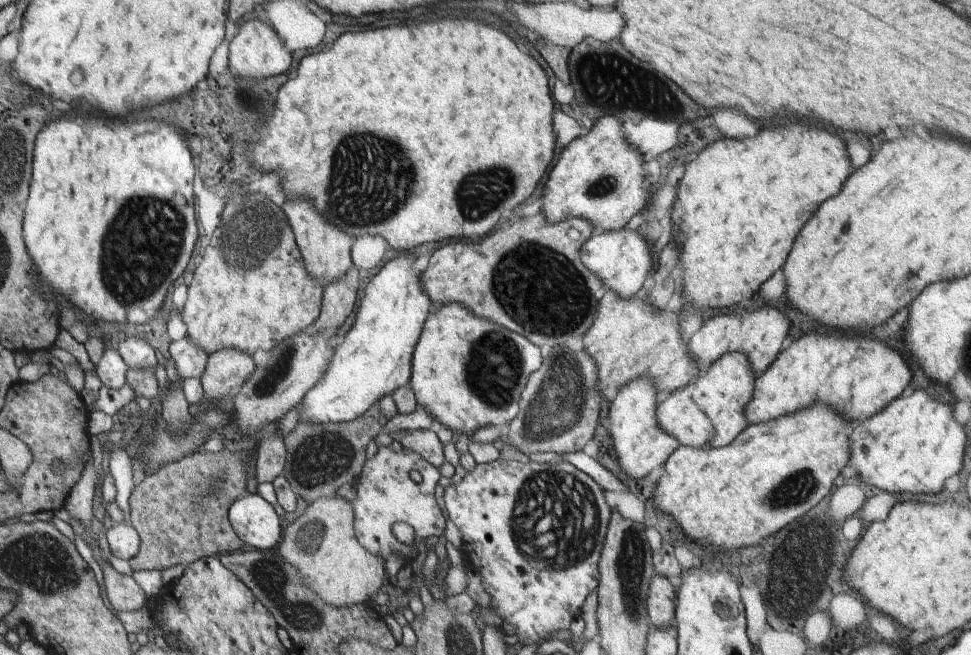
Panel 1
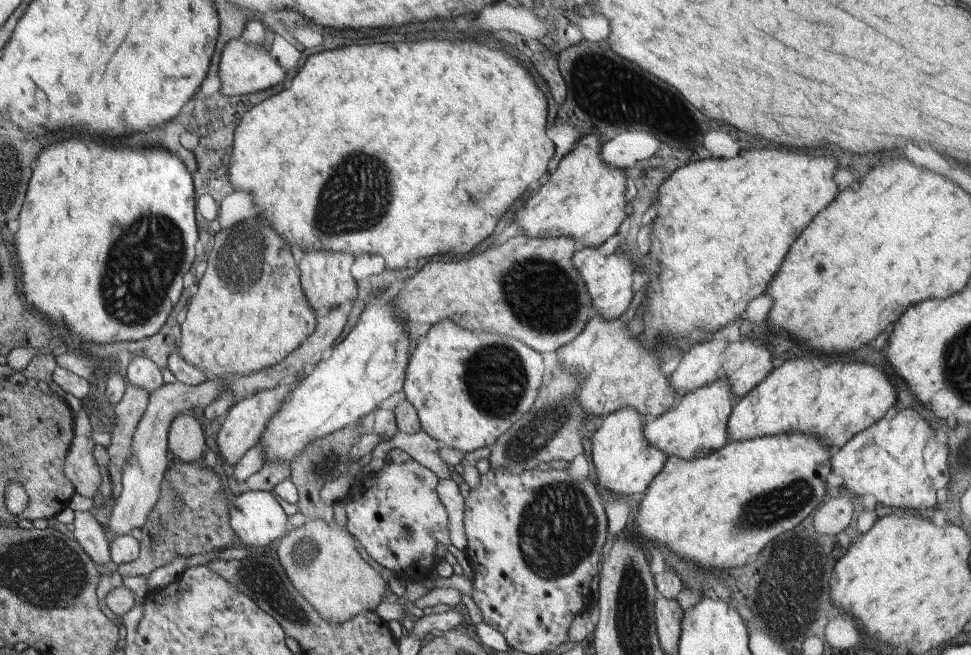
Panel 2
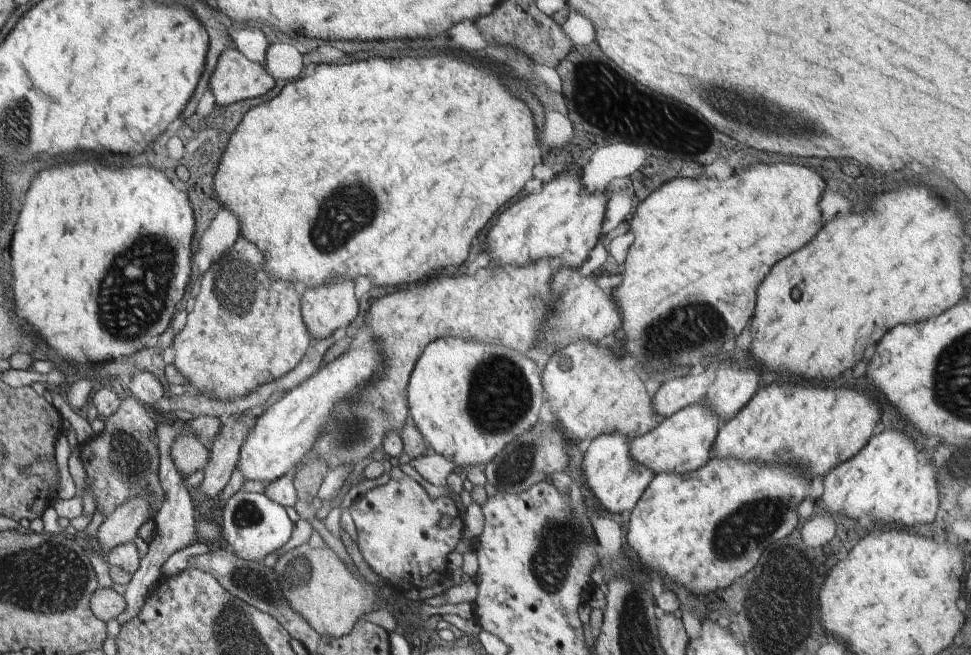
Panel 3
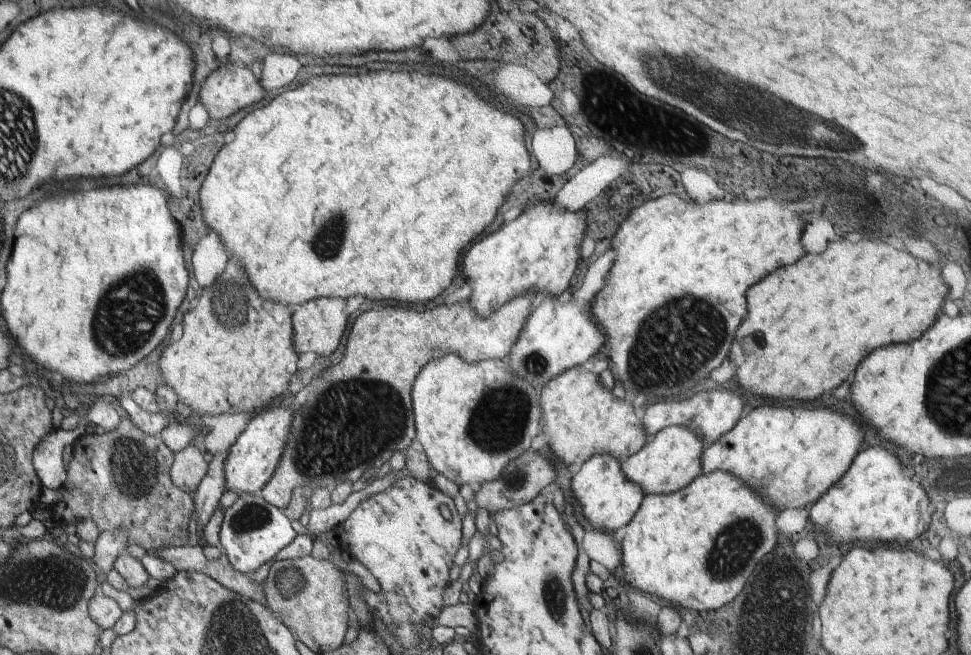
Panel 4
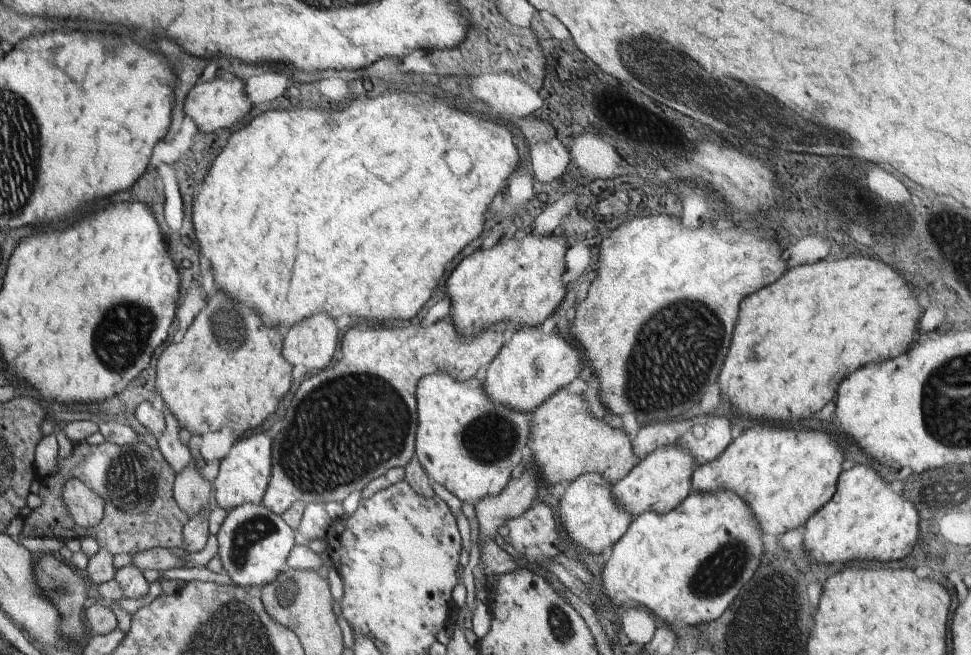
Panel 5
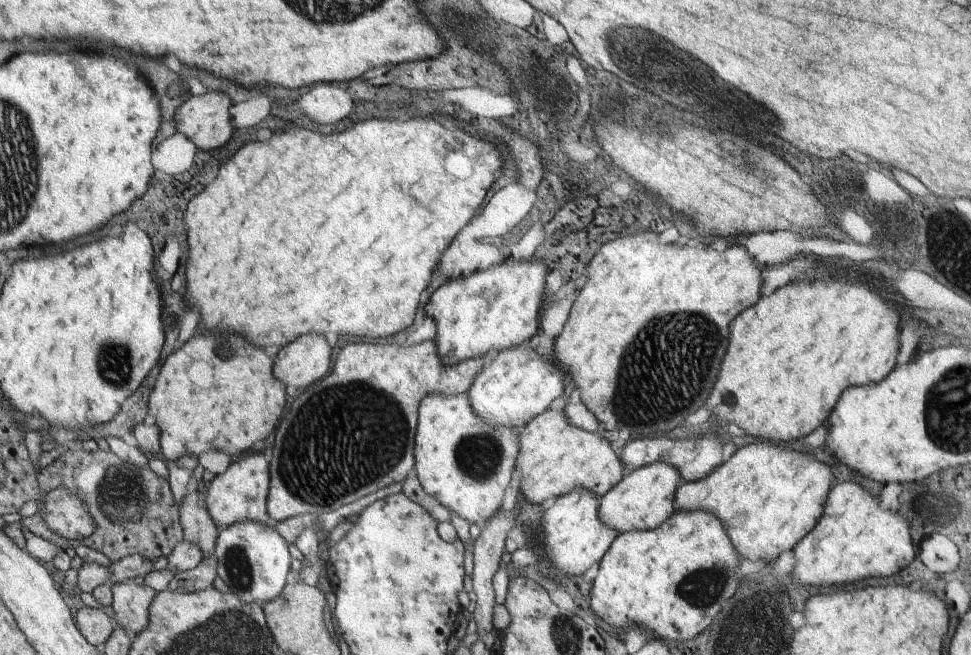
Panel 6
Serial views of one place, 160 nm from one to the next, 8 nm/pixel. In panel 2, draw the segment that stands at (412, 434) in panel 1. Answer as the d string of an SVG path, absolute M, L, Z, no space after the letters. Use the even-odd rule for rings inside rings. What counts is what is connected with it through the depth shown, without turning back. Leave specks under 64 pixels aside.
M423 430L407 435L399 432L392 440L382 440L371 450L373 458L386 459L393 448L400 448L409 454L419 465L429 468L438 478L450 479L448 465L438 455L438 441Z

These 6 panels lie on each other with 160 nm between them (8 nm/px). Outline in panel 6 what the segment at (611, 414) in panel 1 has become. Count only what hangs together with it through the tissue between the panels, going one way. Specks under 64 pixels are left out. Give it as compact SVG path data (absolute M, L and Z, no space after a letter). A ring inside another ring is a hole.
M574 489L568 494L558 497L552 508L548 508L543 512L543 518L536 521L536 535L542 534L542 544L547 554L547 560L557 569L562 578L578 576L584 574L588 568L598 564L602 557L608 552L612 542L618 536L615 530L607 528L607 526L598 518L599 498L590 491L584 489Z

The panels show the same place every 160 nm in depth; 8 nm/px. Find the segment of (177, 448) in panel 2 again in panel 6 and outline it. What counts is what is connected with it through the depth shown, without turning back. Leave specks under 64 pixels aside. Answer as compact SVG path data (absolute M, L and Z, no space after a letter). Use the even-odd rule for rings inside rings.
M193 488L181 504L183 540L197 546L203 559L216 554L216 526L206 508L196 506L198 491Z

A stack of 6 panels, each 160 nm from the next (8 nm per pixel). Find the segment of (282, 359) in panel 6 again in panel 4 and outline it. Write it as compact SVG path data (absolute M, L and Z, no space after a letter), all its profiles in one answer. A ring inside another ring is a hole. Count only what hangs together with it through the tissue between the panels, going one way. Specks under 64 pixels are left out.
M321 297L293 307L292 323L294 324L294 350L296 353L316 352L319 356L330 356L338 348L346 330L348 316L344 314L344 309L347 304L346 298Z

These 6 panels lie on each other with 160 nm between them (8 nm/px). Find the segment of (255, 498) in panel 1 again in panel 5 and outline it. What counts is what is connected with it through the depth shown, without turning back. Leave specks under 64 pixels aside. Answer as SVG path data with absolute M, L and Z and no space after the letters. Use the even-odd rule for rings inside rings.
M243 504L230 509L217 533L218 553L224 570L234 584L254 589L274 582L288 568L287 558L295 547L295 530L263 504Z

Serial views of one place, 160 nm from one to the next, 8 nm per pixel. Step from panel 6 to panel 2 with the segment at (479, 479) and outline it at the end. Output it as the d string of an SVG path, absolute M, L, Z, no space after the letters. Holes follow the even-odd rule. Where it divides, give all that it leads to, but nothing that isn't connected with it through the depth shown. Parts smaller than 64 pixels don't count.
M442 321L435 324L418 342L409 358L403 386L406 399L416 409L421 428L448 448L472 452L493 444L528 411L539 395L545 366L542 356L514 337L470 331Z

